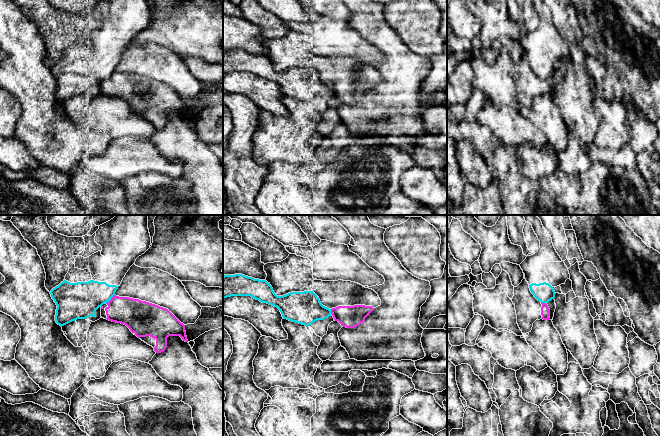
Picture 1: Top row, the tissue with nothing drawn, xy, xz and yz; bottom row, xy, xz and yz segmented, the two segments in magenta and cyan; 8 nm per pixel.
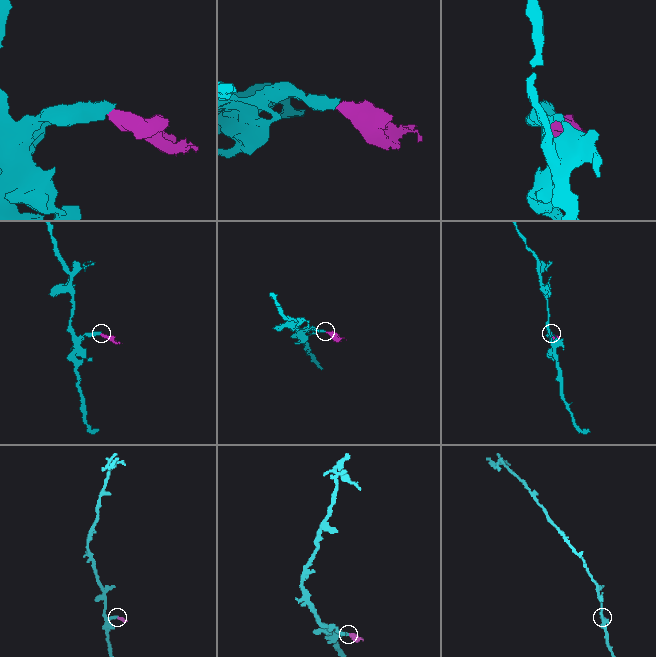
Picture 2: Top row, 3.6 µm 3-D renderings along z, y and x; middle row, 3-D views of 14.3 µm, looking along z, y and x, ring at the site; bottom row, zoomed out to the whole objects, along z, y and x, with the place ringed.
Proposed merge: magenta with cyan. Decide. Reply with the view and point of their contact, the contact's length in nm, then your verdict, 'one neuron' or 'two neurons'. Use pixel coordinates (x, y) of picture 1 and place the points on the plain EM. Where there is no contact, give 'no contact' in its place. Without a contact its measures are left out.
meets magenta in xy at (111, 75); contact 100 nm long; two neurons

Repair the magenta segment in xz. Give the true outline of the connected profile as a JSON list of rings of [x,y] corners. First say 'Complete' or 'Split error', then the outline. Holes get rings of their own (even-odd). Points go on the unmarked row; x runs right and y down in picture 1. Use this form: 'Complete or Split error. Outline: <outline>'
Split error. Outline: [[[322,57],[316,66],[312,66],[323,82],[331,86],[335,97],[346,104],[355,104],[365,97],[374,84],[381,81],[378,70],[369,64],[351,57]]]

